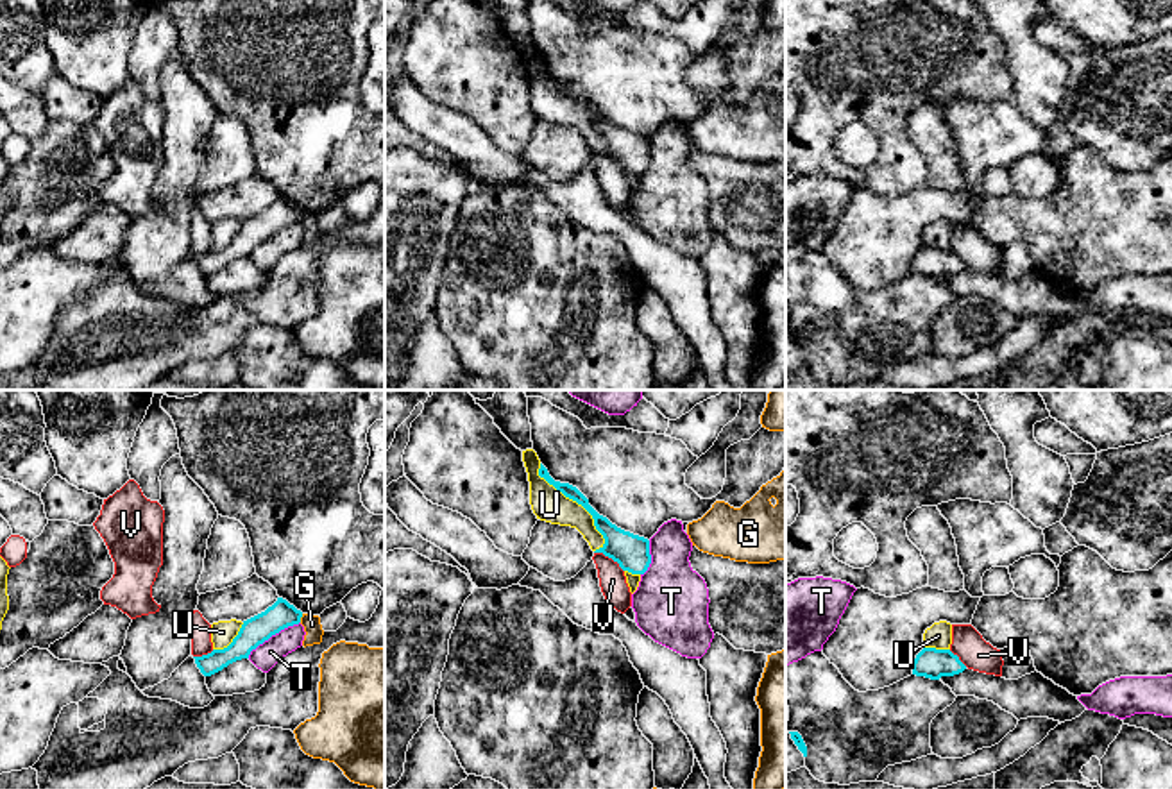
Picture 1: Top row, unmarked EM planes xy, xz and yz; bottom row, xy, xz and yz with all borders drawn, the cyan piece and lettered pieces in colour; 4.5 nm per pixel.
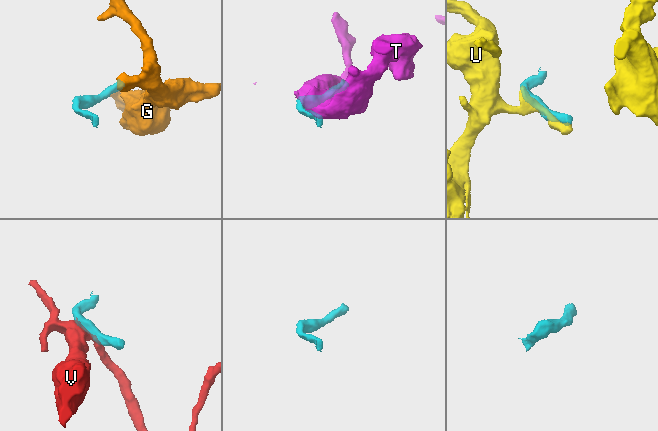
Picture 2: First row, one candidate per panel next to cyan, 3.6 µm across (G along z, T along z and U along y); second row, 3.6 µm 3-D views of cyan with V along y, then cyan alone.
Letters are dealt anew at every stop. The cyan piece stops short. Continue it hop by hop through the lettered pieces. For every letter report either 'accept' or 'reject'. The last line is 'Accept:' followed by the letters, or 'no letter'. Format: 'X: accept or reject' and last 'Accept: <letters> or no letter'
G: reject
T: reject
U: reject
V: reject
Accept: no letter

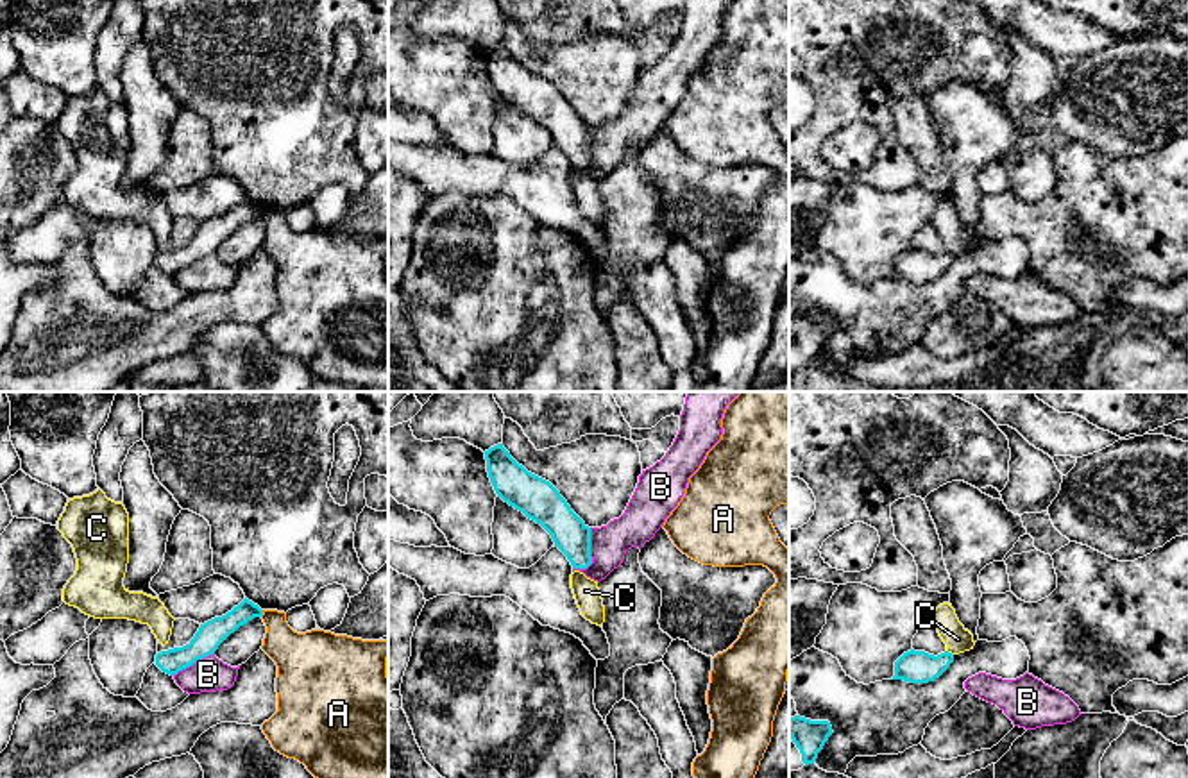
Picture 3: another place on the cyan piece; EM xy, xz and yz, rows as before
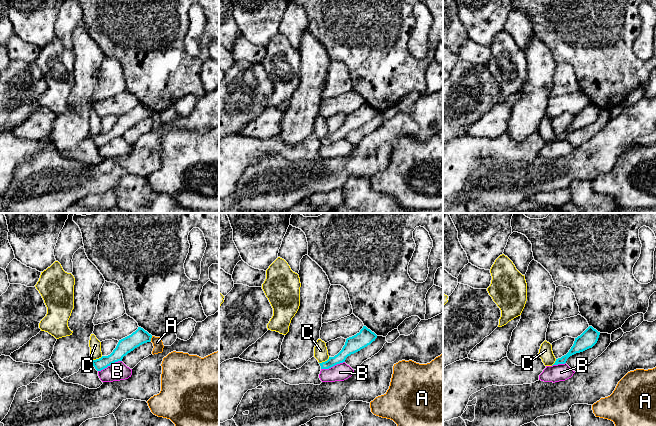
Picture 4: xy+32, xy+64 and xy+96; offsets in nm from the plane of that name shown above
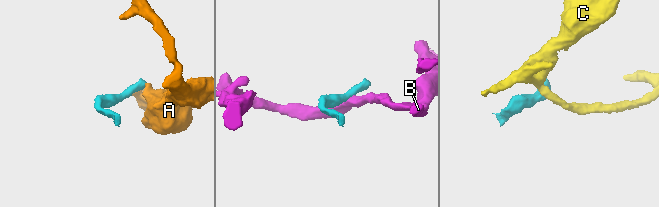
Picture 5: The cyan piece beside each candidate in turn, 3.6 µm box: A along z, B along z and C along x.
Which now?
A: reject
B: reject
C: reject
Accept: no letter

